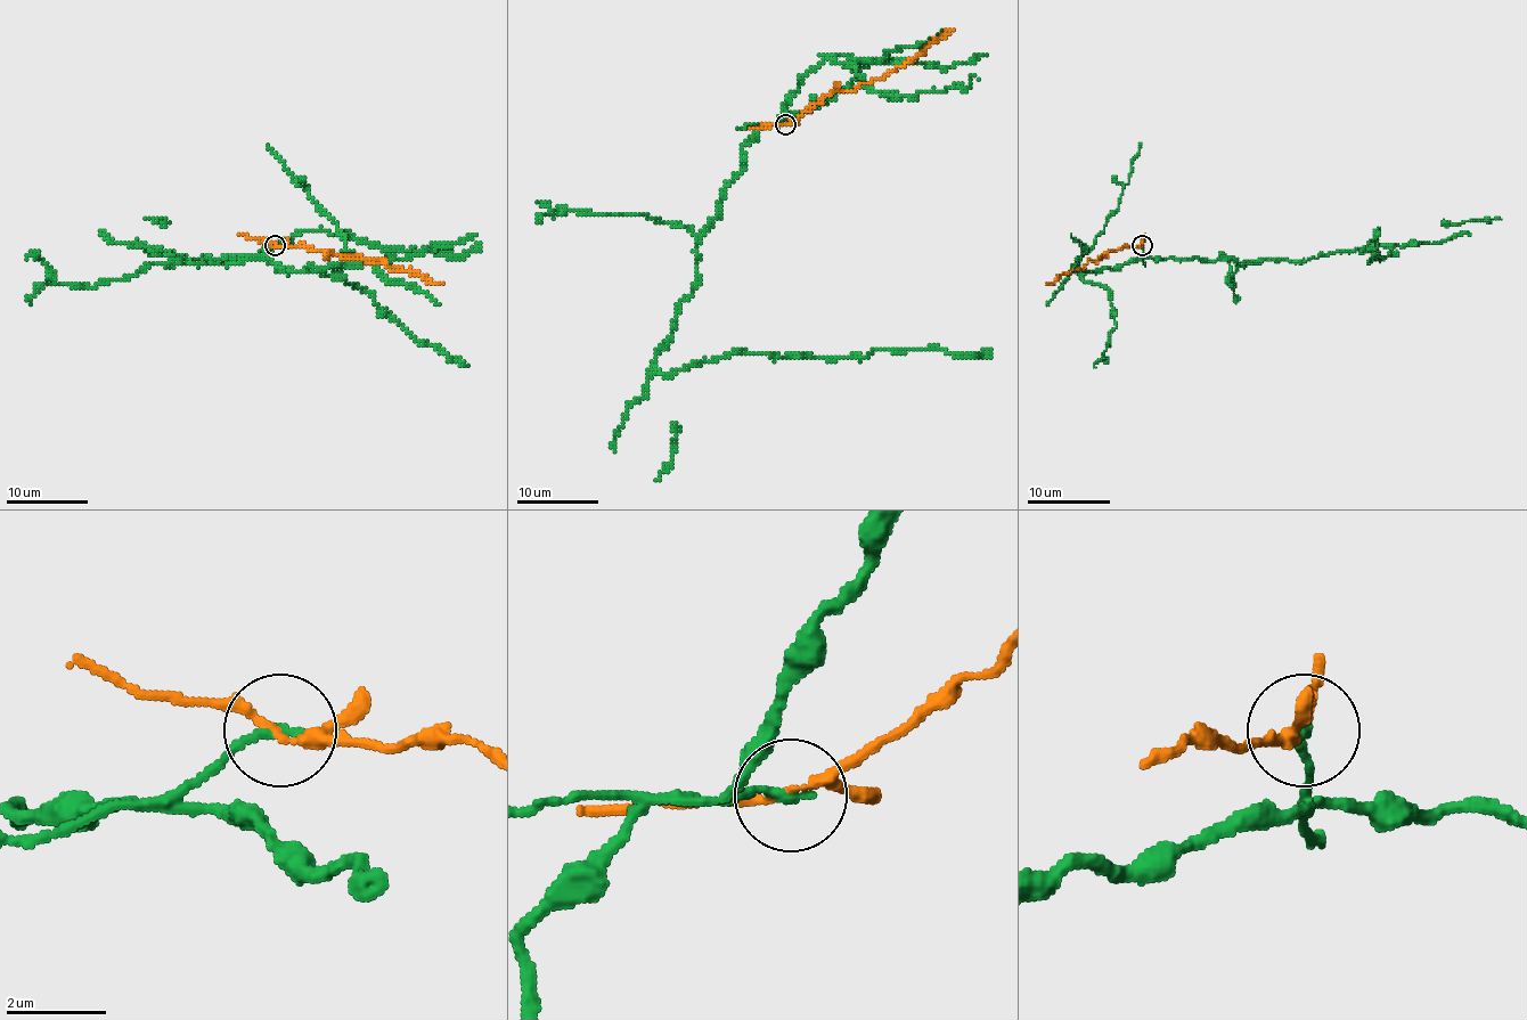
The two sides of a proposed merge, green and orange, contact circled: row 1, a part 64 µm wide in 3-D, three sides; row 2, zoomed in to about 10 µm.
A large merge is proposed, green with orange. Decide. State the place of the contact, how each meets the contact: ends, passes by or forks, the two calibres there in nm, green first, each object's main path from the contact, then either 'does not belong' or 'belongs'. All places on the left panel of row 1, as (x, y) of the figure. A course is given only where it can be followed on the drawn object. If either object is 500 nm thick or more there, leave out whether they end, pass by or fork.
(275, 245) | green ends | orange forks | 190/150 nm | green via (275, 245), (197, 264), (146, 245), (190, 260), (260, 258), (309, 229), (442, 254), (465, 255), (481, 245) | orange via (275, 245), (383, 260), (393, 270), (411, 270), (432, 283), (442, 283) | does not belong

